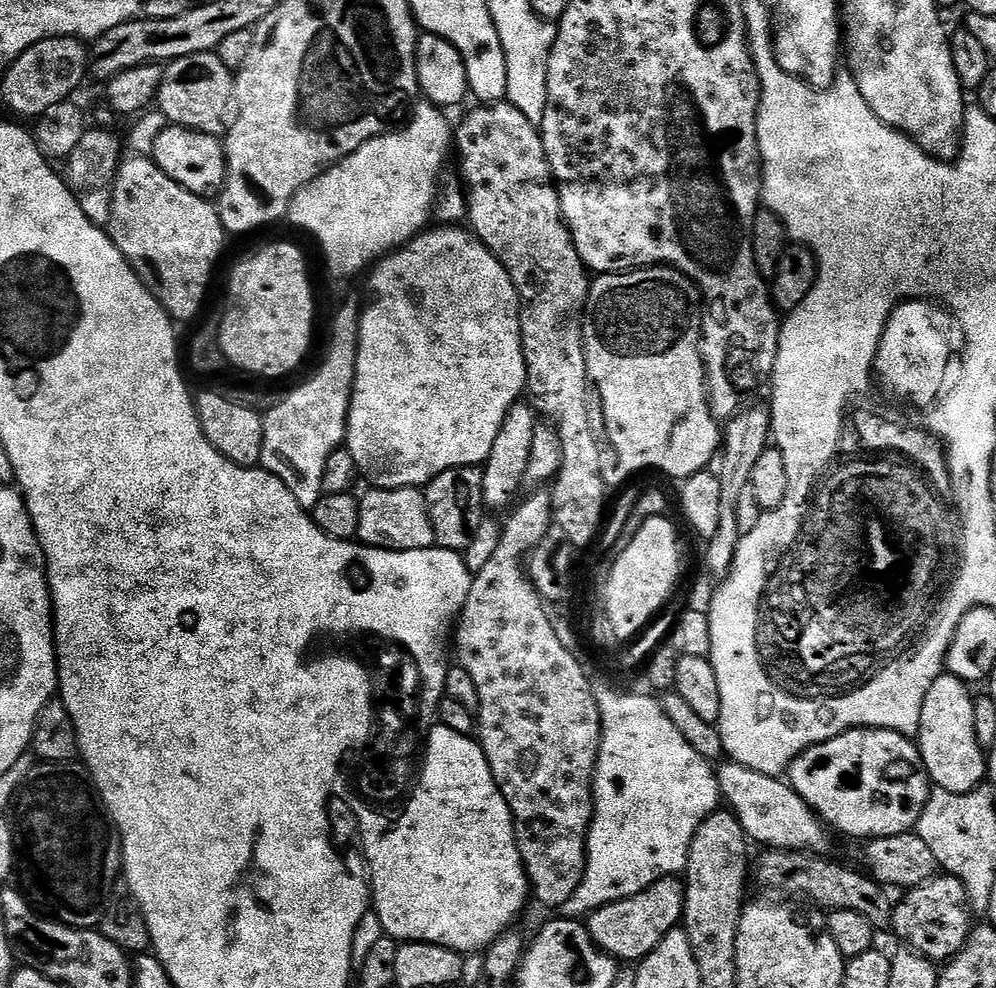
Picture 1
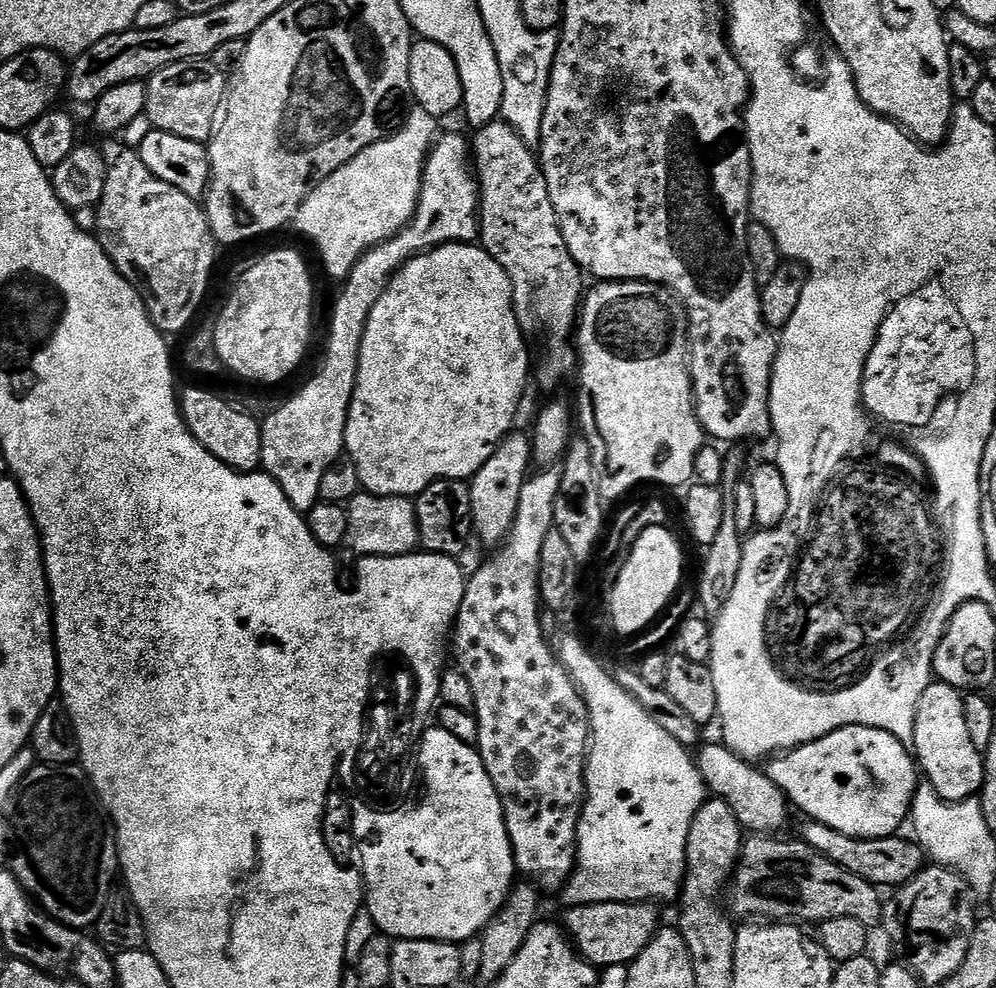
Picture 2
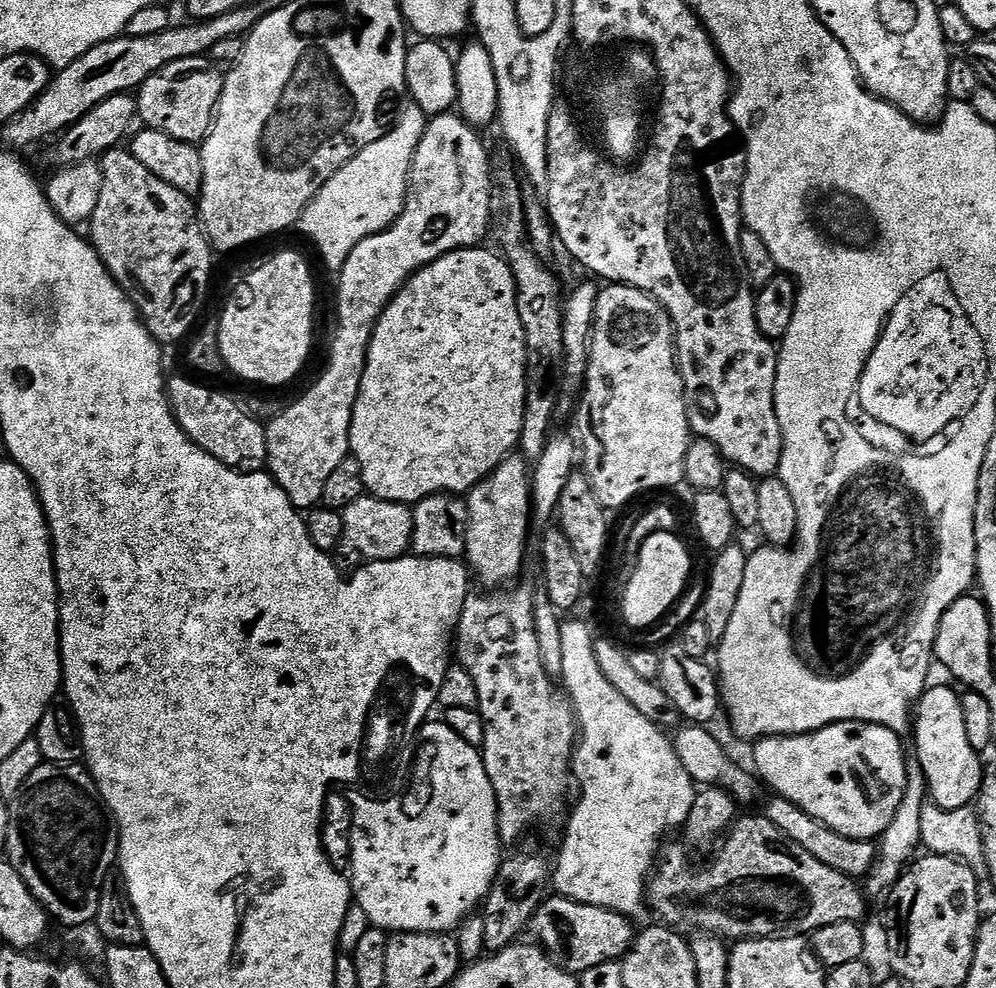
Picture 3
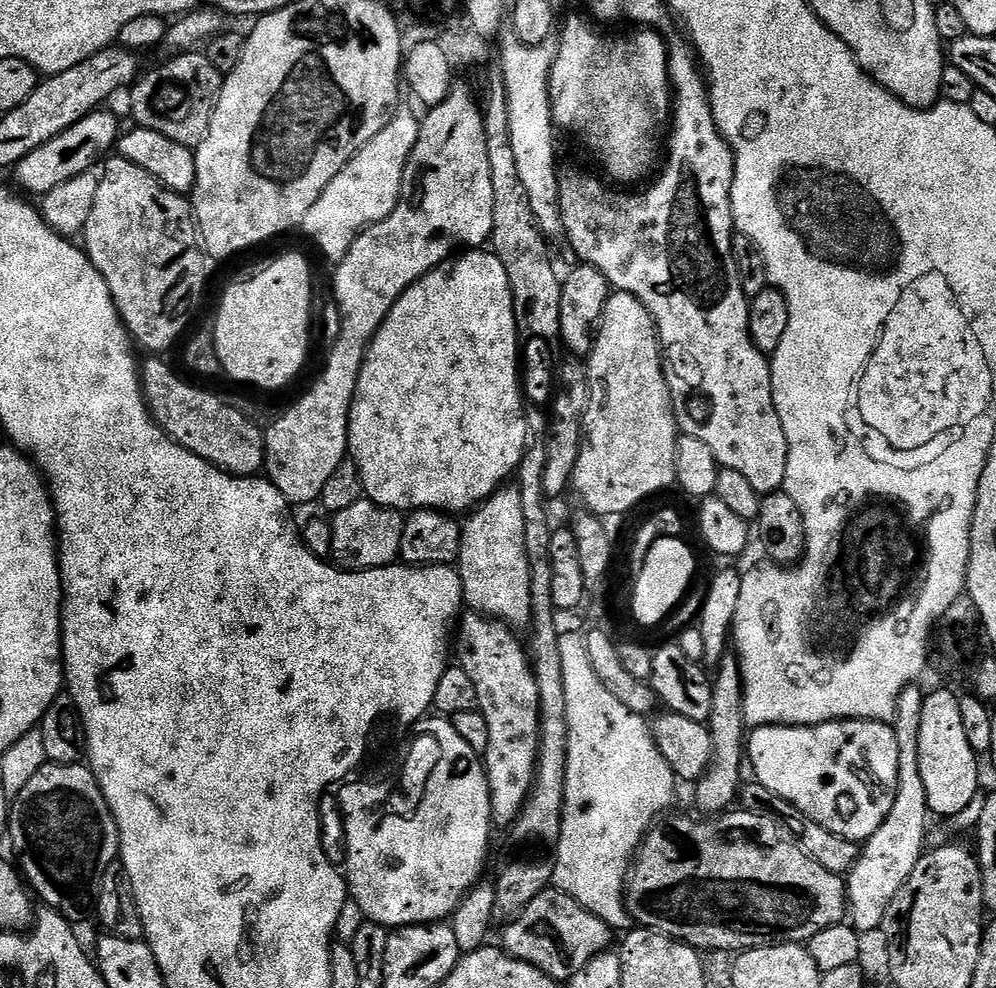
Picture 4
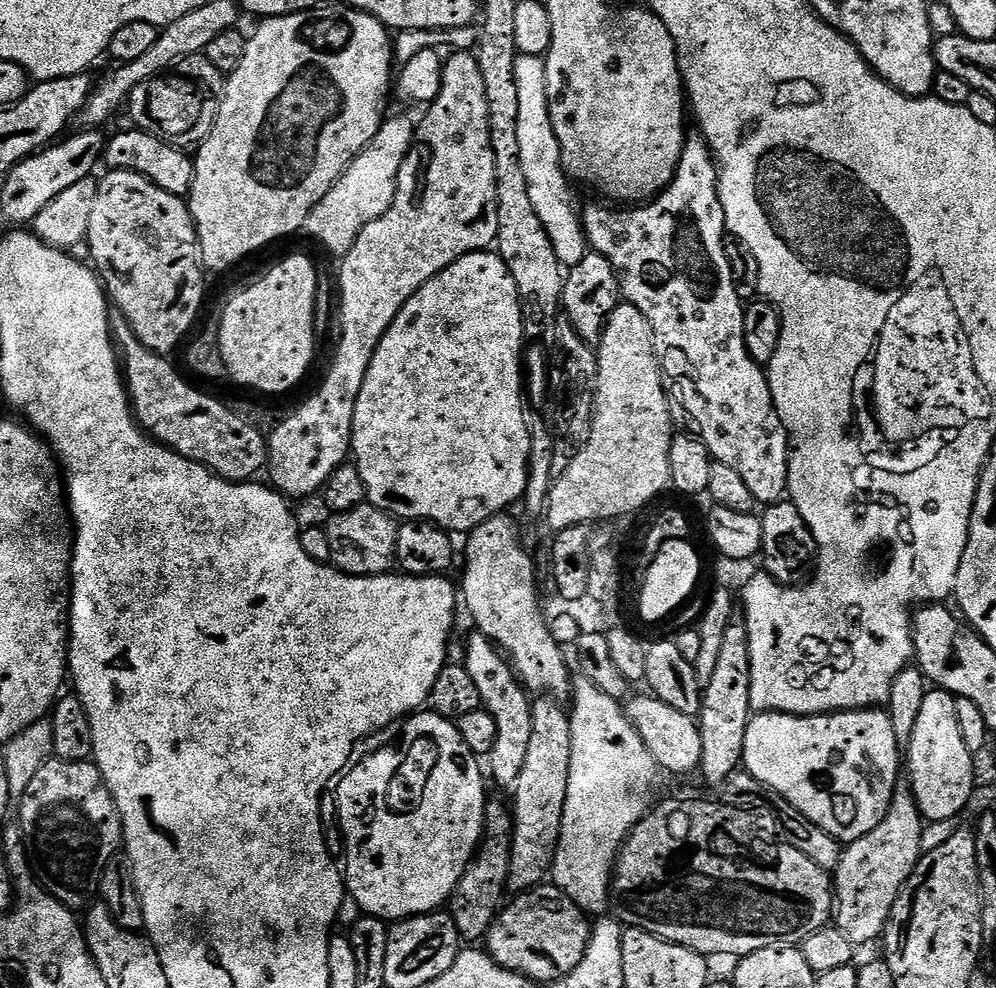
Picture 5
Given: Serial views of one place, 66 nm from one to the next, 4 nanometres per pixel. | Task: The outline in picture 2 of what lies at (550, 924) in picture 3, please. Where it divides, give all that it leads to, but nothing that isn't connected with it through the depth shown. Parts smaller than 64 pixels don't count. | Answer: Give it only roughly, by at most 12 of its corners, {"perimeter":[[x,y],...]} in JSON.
{"perimeter":[[652,902],[578,904],[562,927],[603,970],[658,931]]}

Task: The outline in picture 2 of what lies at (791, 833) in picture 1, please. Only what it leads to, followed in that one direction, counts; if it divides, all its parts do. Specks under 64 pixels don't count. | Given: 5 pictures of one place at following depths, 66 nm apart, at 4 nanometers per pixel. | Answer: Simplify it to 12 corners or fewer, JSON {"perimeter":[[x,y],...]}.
{"perimeter":[[723,743],[695,761],[749,833],[779,833],[790,801]]}

